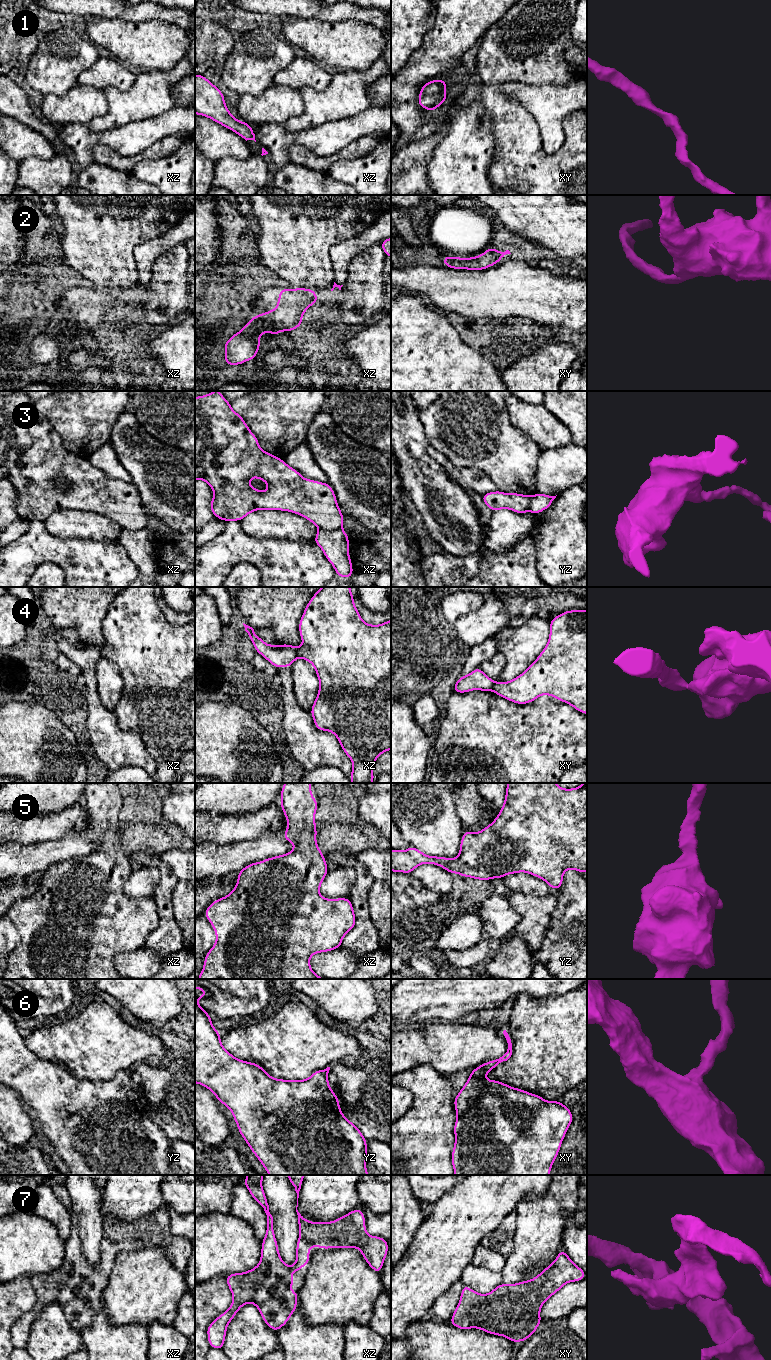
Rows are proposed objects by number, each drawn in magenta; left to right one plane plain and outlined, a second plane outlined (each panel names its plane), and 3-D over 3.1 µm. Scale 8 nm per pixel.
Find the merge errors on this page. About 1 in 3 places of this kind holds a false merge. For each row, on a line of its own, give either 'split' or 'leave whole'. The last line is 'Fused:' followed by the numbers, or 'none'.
1: leave whole
2: leave whole
3: split
4: split
5: leave whole
6: leave whole
7: leave whole
Fused: 3, 4

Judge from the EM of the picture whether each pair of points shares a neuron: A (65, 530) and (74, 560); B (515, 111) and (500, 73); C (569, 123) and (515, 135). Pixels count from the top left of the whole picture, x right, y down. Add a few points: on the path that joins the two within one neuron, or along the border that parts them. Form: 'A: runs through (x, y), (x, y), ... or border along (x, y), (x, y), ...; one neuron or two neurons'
A: border along (47, 529), (50, 533), (60, 537), (92, 539); two neurons
B: border along (482, 82), (504, 83); two neurons
C: runs through (570, 142), (557, 158), (538, 158), (534, 154); one neuron

